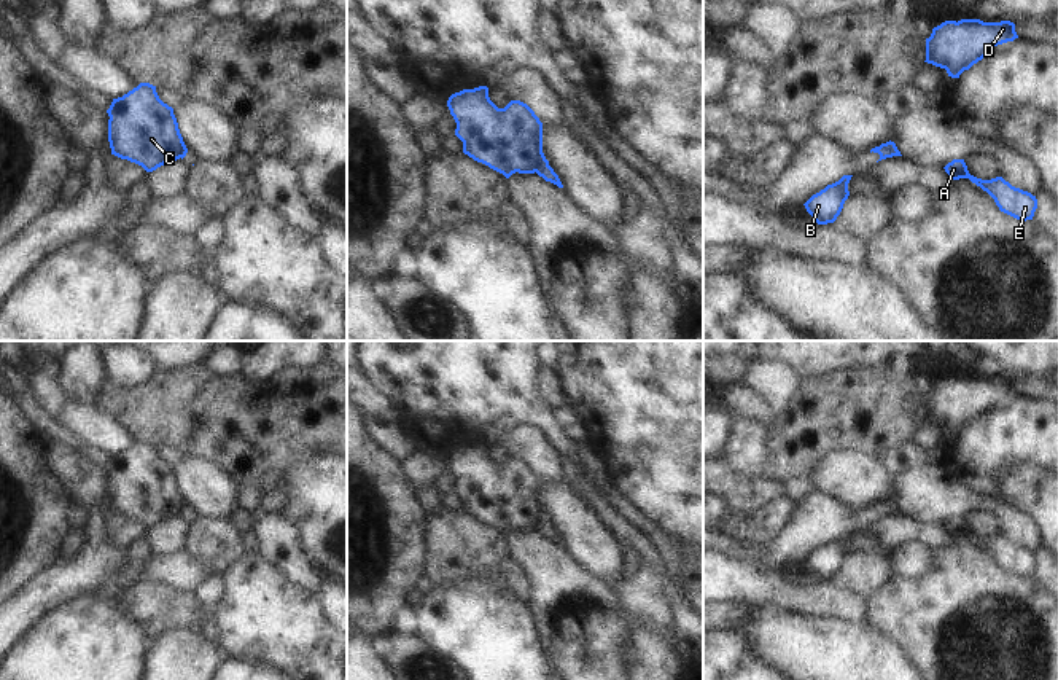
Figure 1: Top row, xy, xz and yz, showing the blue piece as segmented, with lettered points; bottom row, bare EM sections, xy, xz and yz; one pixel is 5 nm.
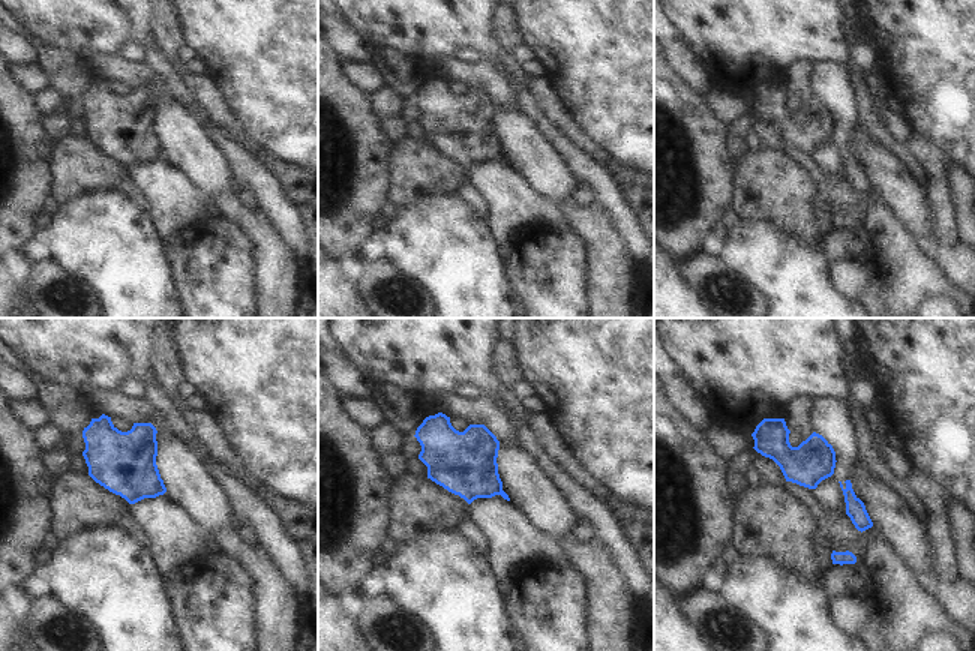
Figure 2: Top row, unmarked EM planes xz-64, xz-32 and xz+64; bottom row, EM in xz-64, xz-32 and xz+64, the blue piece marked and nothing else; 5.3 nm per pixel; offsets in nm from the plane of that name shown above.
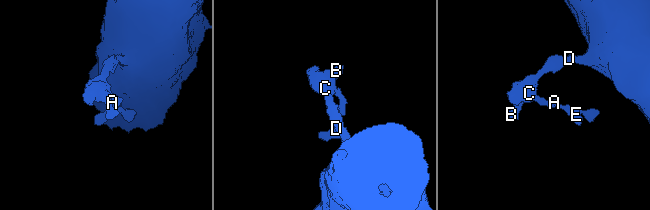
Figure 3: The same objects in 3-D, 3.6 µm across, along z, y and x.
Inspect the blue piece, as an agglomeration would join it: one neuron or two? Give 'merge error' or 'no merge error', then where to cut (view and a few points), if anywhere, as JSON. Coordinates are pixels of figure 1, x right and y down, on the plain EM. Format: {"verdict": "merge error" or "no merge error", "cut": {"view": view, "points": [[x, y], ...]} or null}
{"verdict": "merge error", "cut": {"view": "xz", "points": [[543, 510], [535, 527]]}}

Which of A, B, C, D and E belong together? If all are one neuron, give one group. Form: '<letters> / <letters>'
A E / B C D

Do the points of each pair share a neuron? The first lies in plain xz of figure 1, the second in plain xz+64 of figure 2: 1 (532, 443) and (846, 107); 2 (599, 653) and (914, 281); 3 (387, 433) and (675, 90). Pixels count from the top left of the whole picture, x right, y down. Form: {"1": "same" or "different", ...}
{"1": "same", "2": "different", "3": "different"}

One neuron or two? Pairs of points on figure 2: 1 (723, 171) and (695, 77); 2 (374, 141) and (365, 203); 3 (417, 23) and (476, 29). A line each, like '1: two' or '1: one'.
1: two
2: one
3: one

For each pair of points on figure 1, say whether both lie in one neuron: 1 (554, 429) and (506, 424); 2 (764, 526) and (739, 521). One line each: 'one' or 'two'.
1: two
2: one

